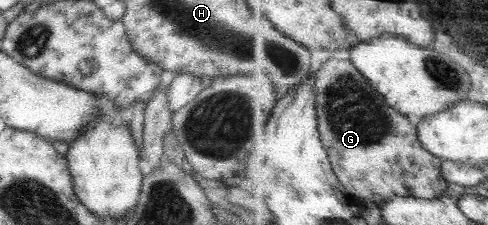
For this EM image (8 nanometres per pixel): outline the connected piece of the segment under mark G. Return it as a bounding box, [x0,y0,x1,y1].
[315,58,449,207]

